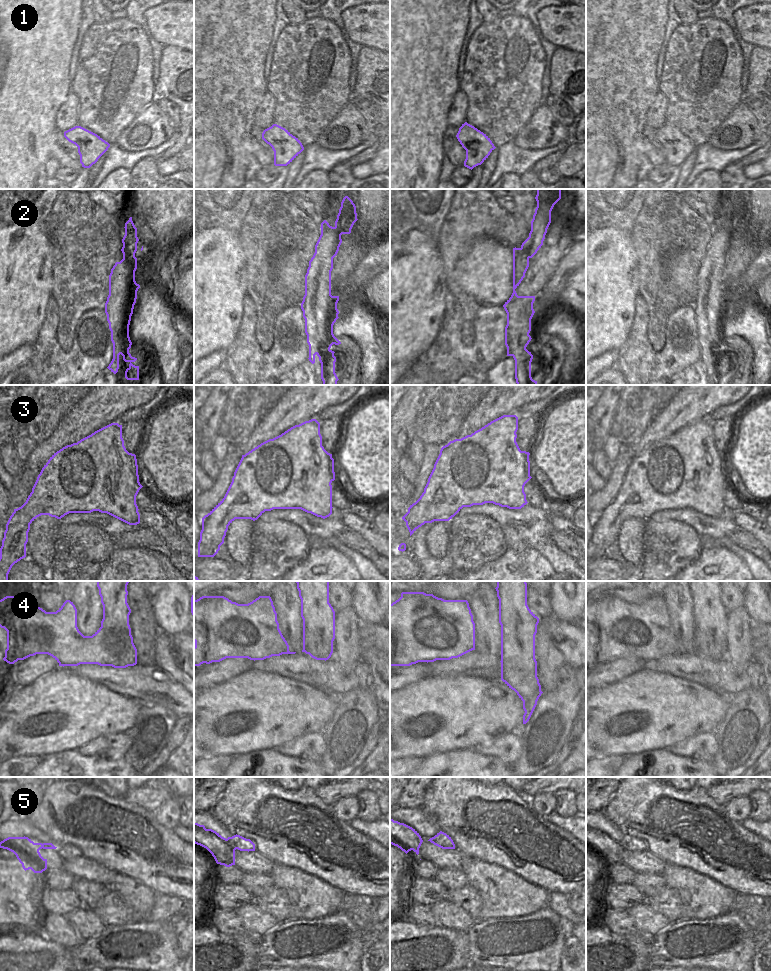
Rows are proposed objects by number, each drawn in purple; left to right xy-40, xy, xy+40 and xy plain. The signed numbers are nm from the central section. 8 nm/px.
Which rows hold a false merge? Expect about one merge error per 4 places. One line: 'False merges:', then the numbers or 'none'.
False merges: 4, 5

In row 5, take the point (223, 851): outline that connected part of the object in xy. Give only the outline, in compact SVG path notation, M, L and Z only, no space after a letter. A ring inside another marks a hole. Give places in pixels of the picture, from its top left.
M194 823L194 843L206 848L217 864L226 867L235 865L235 850L237 848L216 831Z

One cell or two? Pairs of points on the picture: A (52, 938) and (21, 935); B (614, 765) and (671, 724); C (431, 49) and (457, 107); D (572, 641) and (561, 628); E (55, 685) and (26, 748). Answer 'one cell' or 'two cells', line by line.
A: two cells
B: two cells
C: two cells
D: one cell
E: one cell

